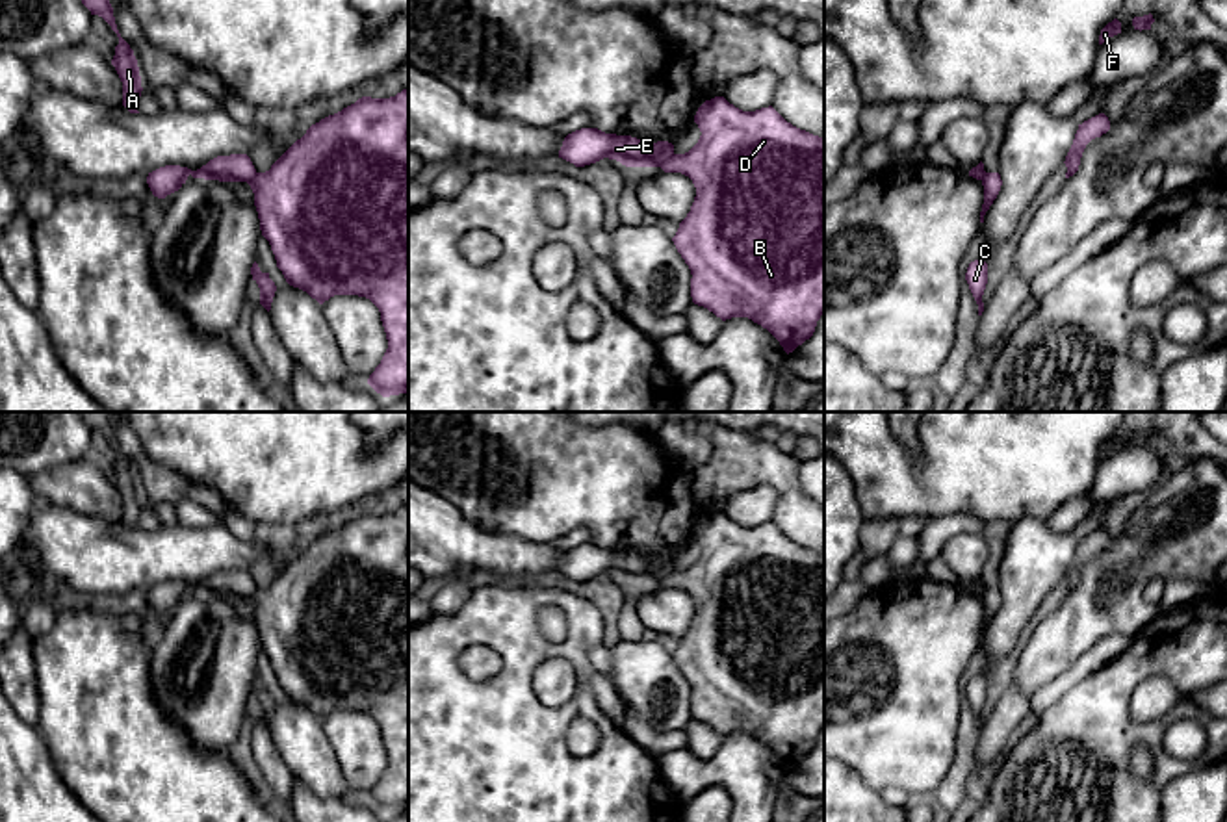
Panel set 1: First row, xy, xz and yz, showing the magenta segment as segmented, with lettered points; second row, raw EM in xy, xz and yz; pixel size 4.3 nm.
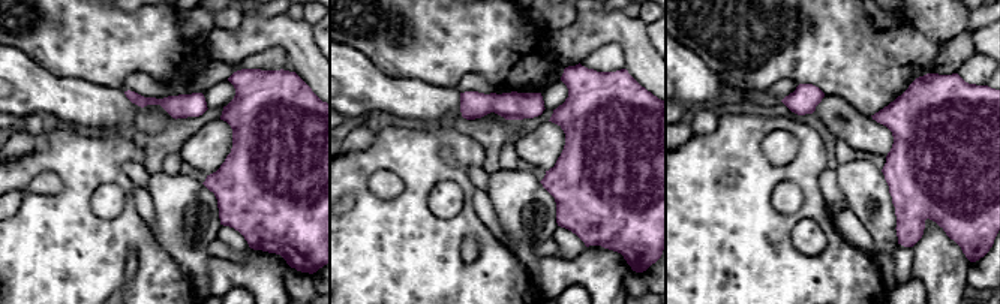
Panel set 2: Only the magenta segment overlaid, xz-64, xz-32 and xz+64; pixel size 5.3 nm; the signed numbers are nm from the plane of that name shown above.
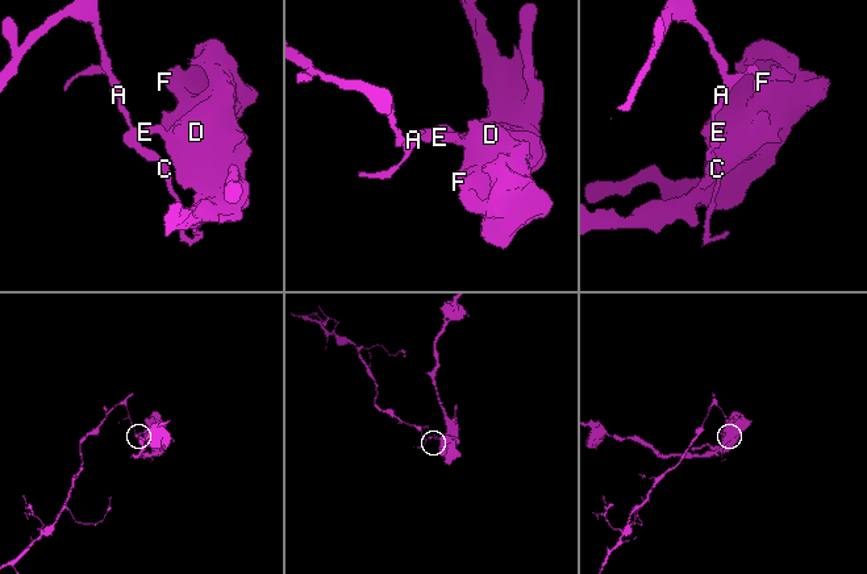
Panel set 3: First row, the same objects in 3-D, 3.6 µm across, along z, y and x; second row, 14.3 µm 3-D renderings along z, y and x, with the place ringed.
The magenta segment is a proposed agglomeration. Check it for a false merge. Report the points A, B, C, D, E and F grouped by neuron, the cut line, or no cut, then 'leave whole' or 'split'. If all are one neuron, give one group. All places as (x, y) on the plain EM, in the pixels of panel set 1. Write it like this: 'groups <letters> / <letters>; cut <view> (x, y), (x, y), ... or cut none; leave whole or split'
groups A C E / B D F; cut xz (674, 570), (658, 581); split

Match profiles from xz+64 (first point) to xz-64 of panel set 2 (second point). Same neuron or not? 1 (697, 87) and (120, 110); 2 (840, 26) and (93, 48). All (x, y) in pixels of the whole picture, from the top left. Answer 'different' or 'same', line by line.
1: same
2: same

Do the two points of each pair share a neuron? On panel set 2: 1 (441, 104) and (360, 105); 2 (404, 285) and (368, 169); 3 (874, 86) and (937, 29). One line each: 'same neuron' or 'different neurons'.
1: same neuron
2: same neuron
3: different neurons

